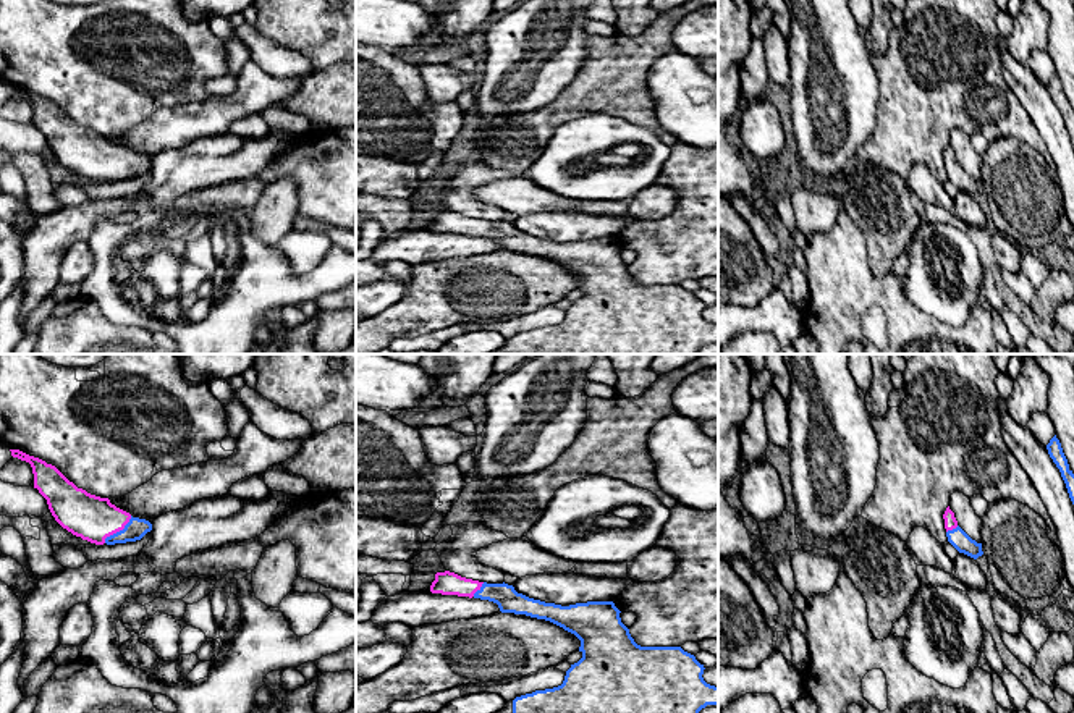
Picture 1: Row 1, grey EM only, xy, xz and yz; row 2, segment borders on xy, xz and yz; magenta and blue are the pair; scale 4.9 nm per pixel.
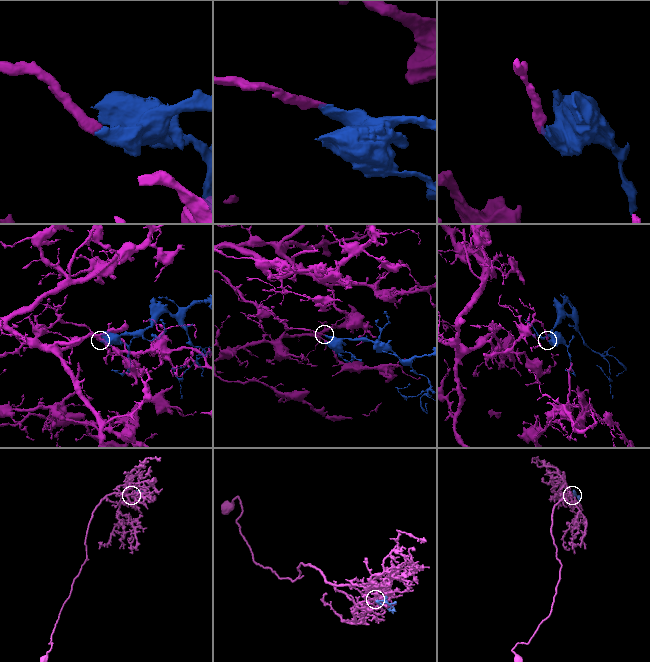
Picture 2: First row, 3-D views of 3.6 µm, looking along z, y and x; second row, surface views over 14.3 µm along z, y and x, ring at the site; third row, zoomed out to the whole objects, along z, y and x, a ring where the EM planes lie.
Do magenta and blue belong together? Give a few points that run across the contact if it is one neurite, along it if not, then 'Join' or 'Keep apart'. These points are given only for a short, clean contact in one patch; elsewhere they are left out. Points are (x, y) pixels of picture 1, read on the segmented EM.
Line: xy (88, 516), (118, 531), (135, 529). Join

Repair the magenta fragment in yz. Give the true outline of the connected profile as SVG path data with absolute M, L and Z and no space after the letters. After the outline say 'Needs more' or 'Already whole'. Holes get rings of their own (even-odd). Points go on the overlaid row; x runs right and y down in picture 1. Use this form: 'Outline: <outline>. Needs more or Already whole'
Outline: M949 506L946 508L945 514L945 529L946 529L946 537L948 542L959 551L964 553L974 559L977 559L979 556L983 555L982 551L982 543L977 543L975 540L972 540L959 525L958 521L954 517L954 513L949 509Z. Needs more

